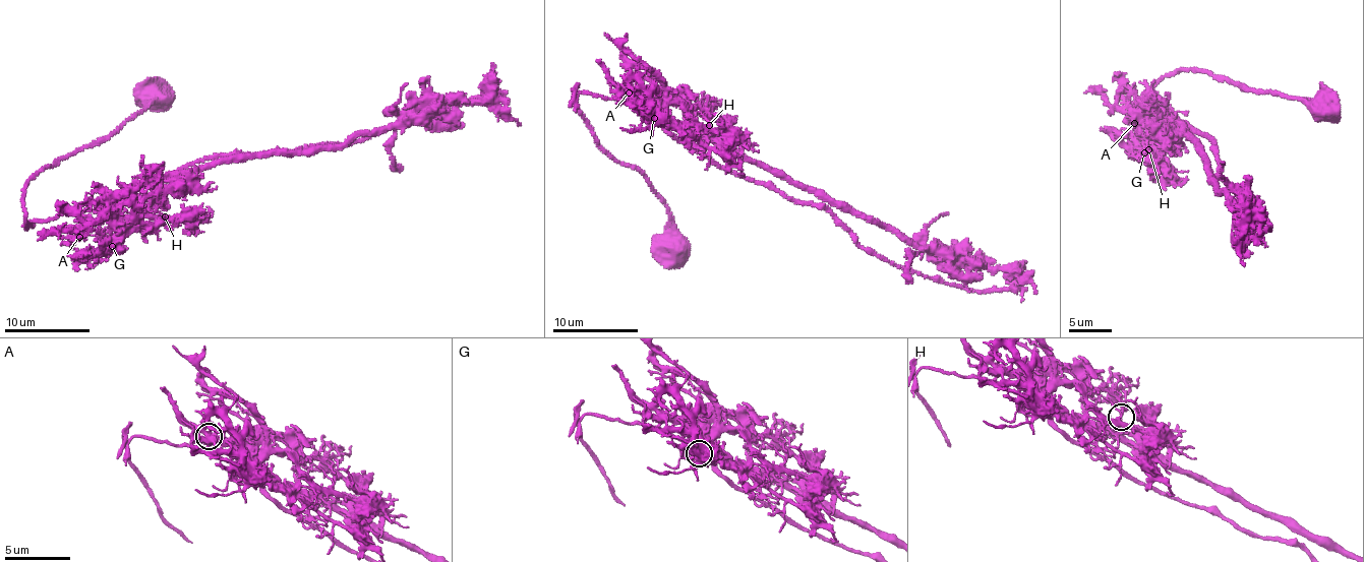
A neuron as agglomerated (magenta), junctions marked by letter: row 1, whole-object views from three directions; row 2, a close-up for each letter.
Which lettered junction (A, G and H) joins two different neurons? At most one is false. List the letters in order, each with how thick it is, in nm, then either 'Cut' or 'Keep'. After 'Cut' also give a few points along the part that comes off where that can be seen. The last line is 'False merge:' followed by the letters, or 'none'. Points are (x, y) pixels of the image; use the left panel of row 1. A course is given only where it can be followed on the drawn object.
A: Thickness 480 nm. Keep
G: Thickness 700 nm. Cut. Course of the part to remove: (113, 245), (114, 207), (132, 189), (234, 160), (342, 149), (354, 136), (421, 121), (442, 101), (469, 103)
H: Thickness 280 nm. Keep
False merge: G

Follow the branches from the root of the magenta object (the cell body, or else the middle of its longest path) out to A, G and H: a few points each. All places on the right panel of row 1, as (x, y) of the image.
A: (1319, 107), (1271, 91), (1260, 94), (1199, 70), (1180, 68), (1151, 88), (1155, 117), (1134, 123)
G: (1319, 107), (1271, 91), (1260, 94), (1199, 70), (1180, 68), (1151, 88), (1158, 114), (1150, 143), (1143, 151)
H: (1319, 107), (1180, 68), (1151, 88), (1157, 133), (1148, 149)

